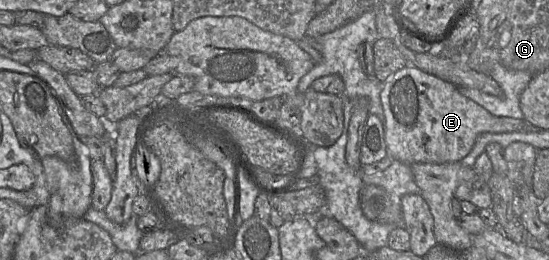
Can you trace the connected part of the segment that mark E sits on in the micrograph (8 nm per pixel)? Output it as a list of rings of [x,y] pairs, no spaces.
[[[414,66],[396,71],[382,84],[380,100],[385,116],[384,138],[388,156],[407,165],[414,163],[453,163],[465,158],[472,150],[477,137],[485,132],[518,132],[527,126],[524,119],[497,117],[461,94],[454,84],[426,73]]]

